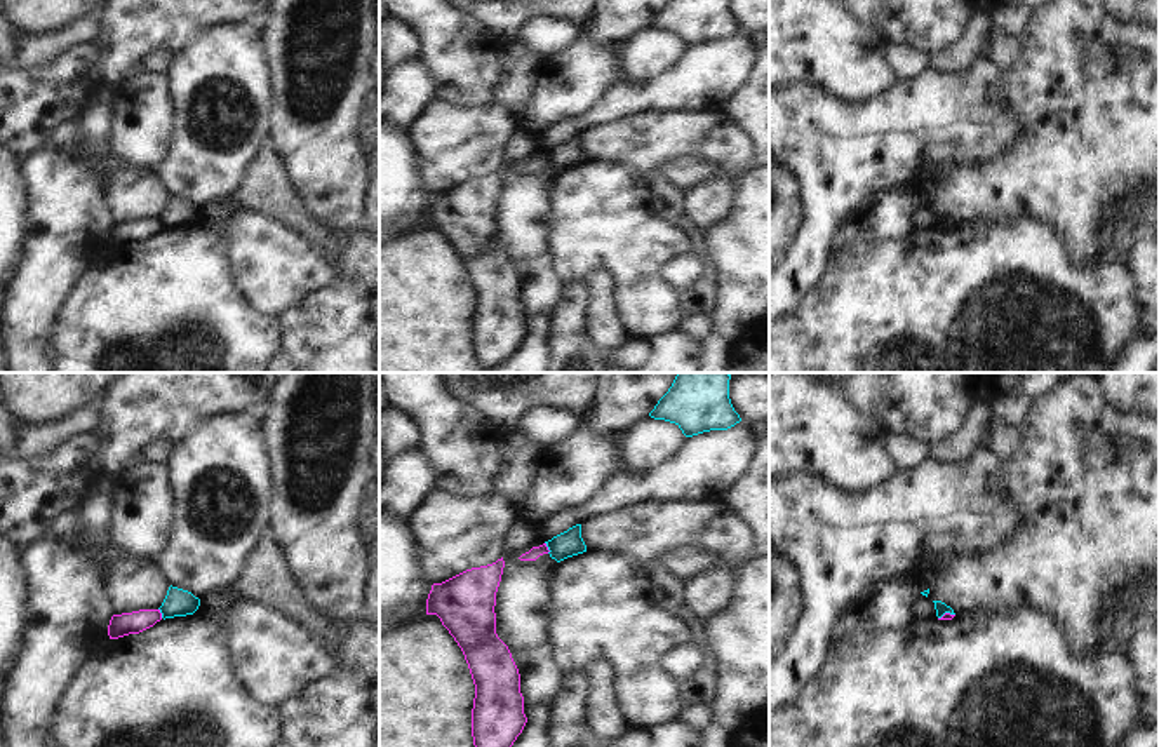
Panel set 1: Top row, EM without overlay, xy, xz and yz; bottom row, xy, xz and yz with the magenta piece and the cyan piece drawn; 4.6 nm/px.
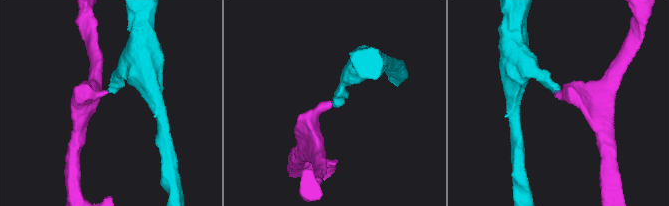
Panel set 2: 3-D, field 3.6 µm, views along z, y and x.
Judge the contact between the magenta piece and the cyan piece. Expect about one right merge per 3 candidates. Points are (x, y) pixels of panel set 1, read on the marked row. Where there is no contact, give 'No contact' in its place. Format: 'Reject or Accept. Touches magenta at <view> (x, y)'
Reject. Touches magenta at xz (547, 547)

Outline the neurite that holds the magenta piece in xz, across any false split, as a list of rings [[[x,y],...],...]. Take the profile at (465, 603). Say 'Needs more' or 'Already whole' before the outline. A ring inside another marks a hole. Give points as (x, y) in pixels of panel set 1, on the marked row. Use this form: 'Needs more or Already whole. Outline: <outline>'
Already whole. Outline: [[[503,557],[433,583],[426,615],[437,615],[468,663],[475,698],[472,737],[475,747],[512,747],[527,717],[520,674],[508,646],[496,634],[496,592]]]

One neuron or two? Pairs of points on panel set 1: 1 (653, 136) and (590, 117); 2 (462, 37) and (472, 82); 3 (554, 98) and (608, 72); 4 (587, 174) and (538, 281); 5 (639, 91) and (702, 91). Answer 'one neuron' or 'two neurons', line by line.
1: two neurons
2: one neuron
3: one neuron
4: two neurons
5: one neuron

